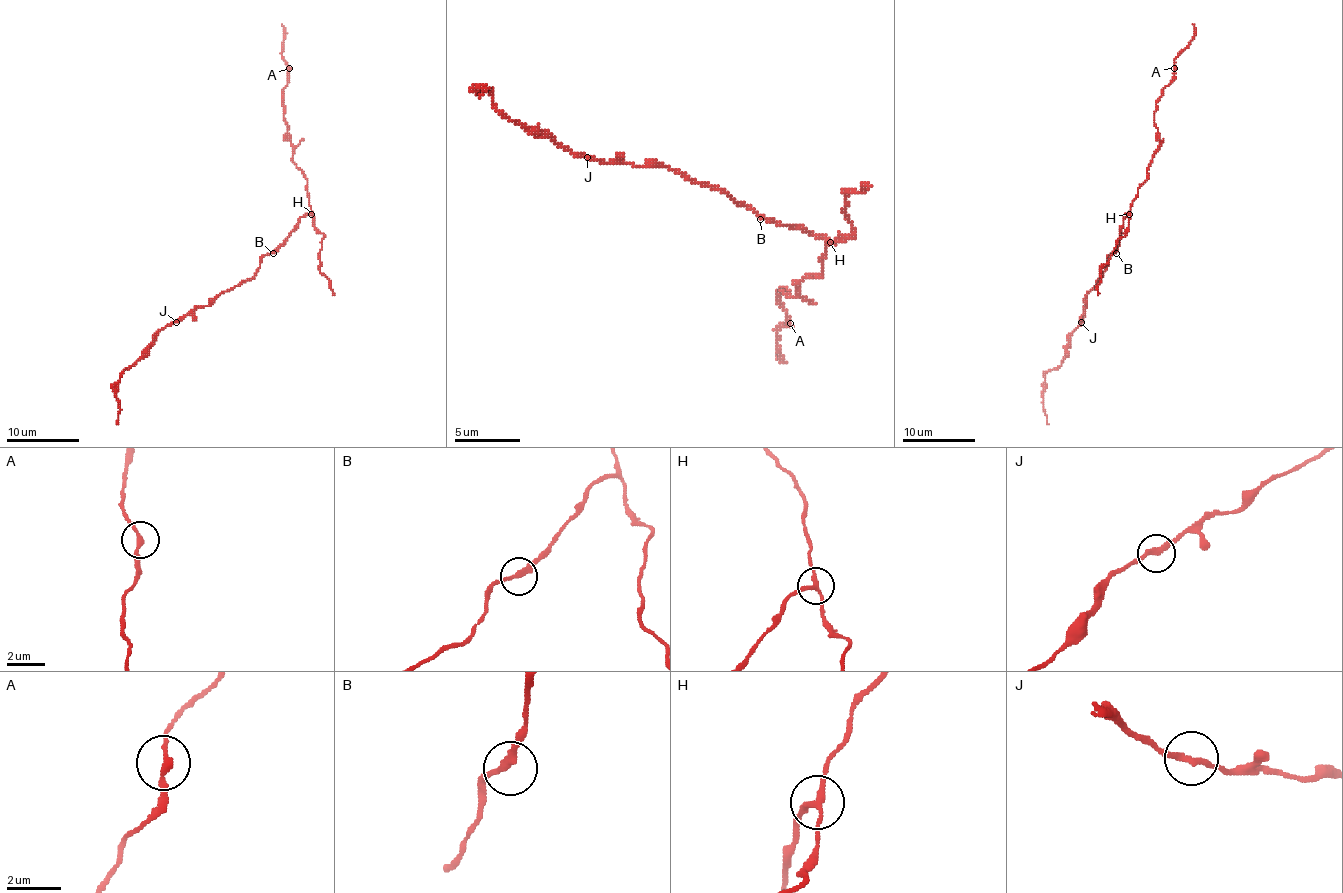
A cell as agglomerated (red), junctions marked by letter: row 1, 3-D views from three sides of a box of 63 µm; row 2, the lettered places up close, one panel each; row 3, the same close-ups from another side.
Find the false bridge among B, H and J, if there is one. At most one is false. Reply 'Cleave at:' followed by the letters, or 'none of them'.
Cleave at: H

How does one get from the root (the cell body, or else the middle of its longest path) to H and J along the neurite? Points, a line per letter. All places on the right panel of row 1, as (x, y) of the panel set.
H: (1114, 251), (1119, 242), (1123, 219), (1129, 213)
J: (1114, 251), (1109, 257), (1103, 275), (1087, 293), (1081, 322)

